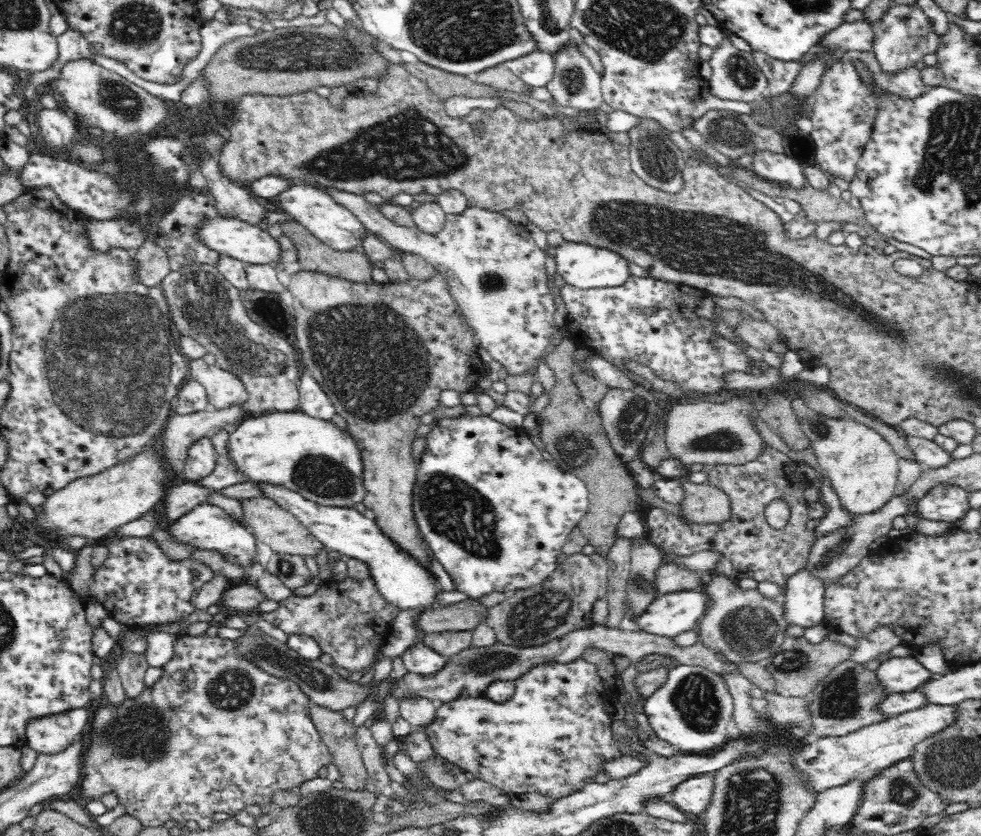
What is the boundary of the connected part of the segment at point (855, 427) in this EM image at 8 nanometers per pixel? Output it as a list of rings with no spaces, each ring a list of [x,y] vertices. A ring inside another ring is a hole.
[[[813,411],[801,419],[800,427],[808,438],[824,480],[839,504],[852,517],[870,515],[881,511],[890,500],[895,498],[899,456],[875,430],[854,422],[839,418],[824,418]]]

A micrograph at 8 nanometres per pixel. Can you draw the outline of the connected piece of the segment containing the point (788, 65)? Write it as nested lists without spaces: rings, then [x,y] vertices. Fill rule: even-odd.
[[[752,51],[752,57],[755,61],[758,69],[765,74],[767,79],[768,90],[765,97],[778,97],[779,95],[786,94],[794,82],[798,68],[802,62],[808,62],[816,56],[816,51],[809,51],[800,62],[783,62],[775,60],[774,58],[768,57],[759,51]]]

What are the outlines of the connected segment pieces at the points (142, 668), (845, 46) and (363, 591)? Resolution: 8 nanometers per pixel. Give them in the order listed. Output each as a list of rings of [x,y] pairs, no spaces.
[[[124,652],[116,669],[127,698],[138,698],[146,690],[144,675],[149,667],[144,654]]]
[[[868,20],[844,22],[830,32],[820,44],[820,48],[836,48],[837,53],[856,50],[858,52],[873,51],[876,34]]]
[[[333,576],[332,580],[326,580],[326,586],[320,587],[308,597],[301,597],[296,594],[281,600],[278,608],[271,612],[260,614],[264,620],[270,622],[270,626],[285,632],[288,637],[293,635],[308,636],[313,639],[321,648],[323,653],[330,655],[334,665],[342,672],[365,672],[372,666],[372,660],[384,644],[386,636],[390,636],[392,620],[400,612],[400,607],[390,603],[382,596],[374,576],[368,578],[351,578],[350,576]]]

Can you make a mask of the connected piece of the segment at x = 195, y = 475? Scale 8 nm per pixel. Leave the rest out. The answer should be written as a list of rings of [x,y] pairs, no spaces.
[[[200,438],[188,449],[180,477],[185,480],[200,482],[214,472],[217,454],[210,438]]]

